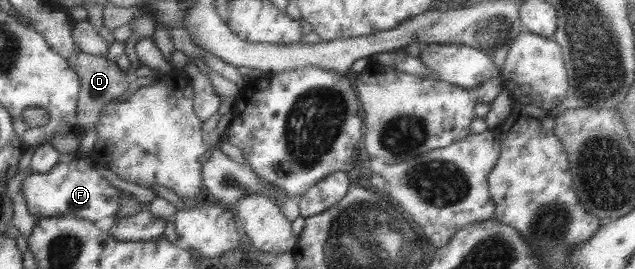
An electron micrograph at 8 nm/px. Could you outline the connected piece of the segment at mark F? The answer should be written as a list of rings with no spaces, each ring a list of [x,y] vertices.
[[[63,157],[46,173],[31,173],[24,177],[19,191],[35,220],[39,217],[70,215],[94,223],[98,219],[114,216],[121,198],[121,191],[91,168],[86,158],[71,160]]]

